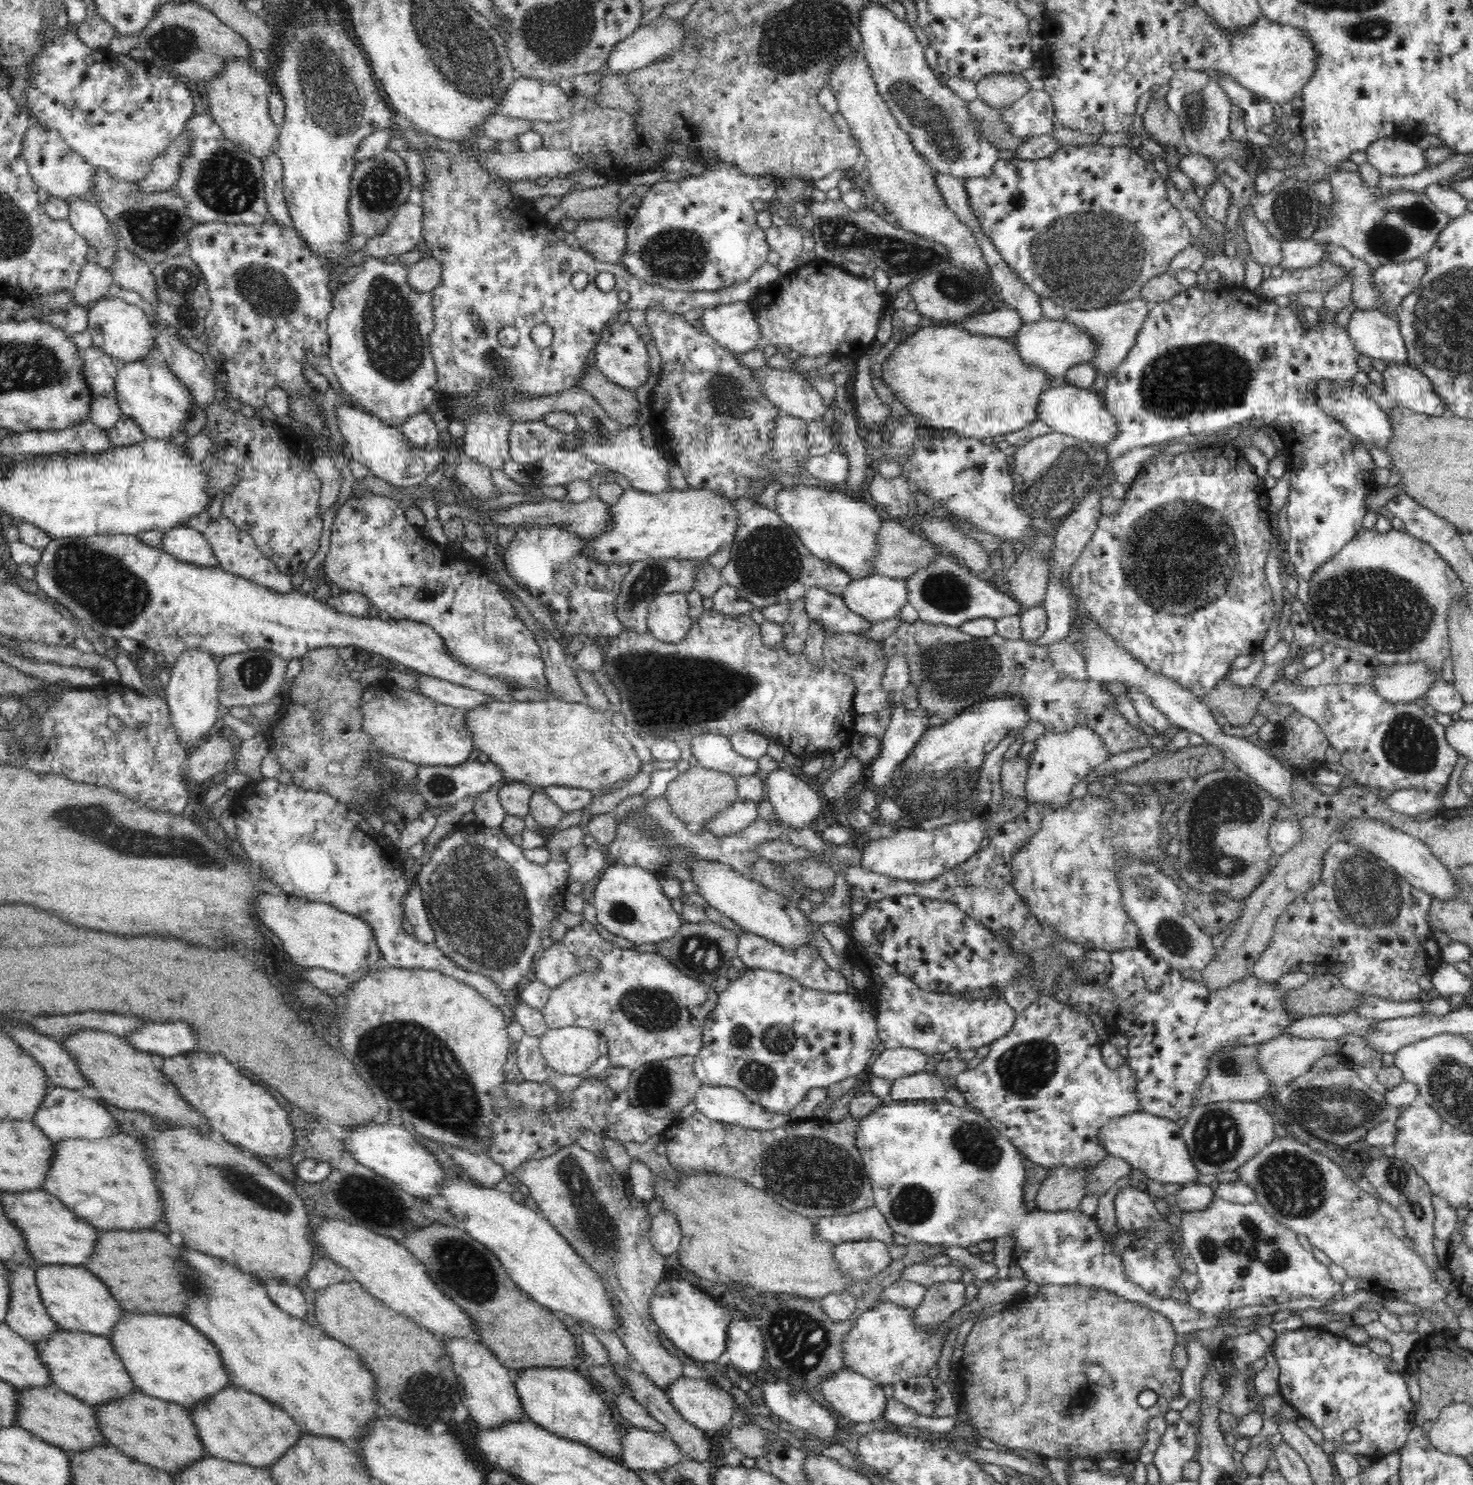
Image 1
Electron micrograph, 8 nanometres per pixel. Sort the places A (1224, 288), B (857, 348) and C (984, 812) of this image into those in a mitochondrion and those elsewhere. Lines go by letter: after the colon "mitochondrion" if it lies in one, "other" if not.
A: other
B: other
C: other

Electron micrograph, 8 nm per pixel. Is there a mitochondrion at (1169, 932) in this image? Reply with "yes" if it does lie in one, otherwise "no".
yes

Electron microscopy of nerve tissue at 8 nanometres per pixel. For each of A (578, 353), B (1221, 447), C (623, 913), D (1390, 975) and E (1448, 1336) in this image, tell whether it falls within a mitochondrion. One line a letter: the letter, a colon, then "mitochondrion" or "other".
A: other
B: other
C: mitochondrion
D: other
E: other

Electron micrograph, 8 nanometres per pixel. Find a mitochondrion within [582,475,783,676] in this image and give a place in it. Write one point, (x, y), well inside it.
(650, 578)

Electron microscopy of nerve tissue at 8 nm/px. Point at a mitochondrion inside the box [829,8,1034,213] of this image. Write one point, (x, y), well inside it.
(933, 122)

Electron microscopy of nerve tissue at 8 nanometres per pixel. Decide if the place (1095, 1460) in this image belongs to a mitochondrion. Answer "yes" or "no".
no

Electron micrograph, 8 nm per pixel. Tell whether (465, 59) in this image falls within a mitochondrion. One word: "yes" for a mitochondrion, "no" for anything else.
yes

